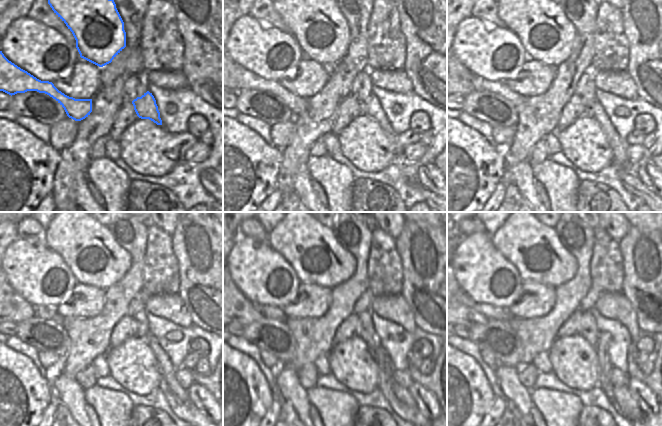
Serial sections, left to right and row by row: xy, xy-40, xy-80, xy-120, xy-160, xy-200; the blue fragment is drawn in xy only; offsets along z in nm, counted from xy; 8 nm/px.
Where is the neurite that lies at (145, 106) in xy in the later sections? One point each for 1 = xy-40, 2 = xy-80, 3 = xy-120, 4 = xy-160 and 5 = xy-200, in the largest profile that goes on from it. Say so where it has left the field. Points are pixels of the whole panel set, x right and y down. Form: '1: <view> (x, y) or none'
1: xy-40 (371, 107)
2: xy-80 (618, 146)
3: xy-120 (167, 371)
4: xy-160 (385, 367)
5: xy-200 (604, 365)

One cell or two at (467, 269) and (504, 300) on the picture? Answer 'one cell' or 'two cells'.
one cell

